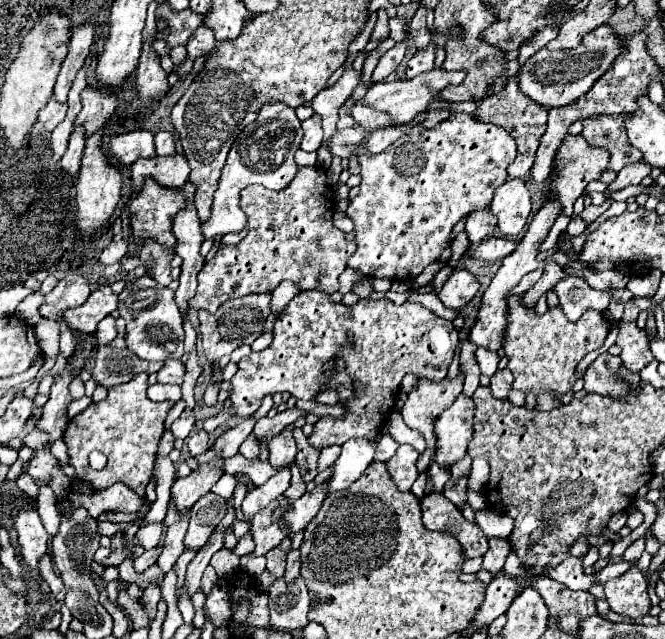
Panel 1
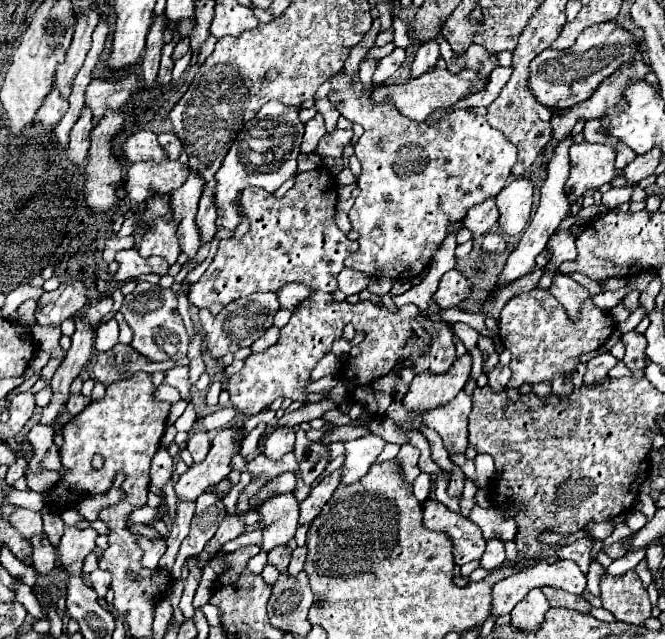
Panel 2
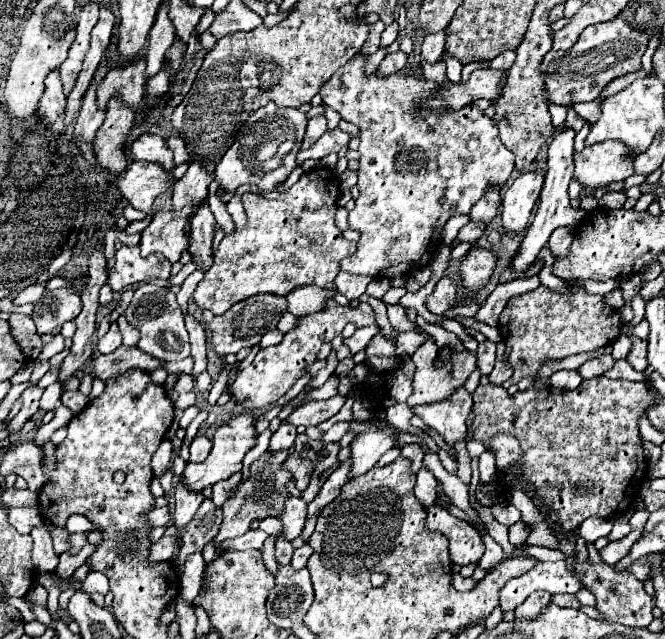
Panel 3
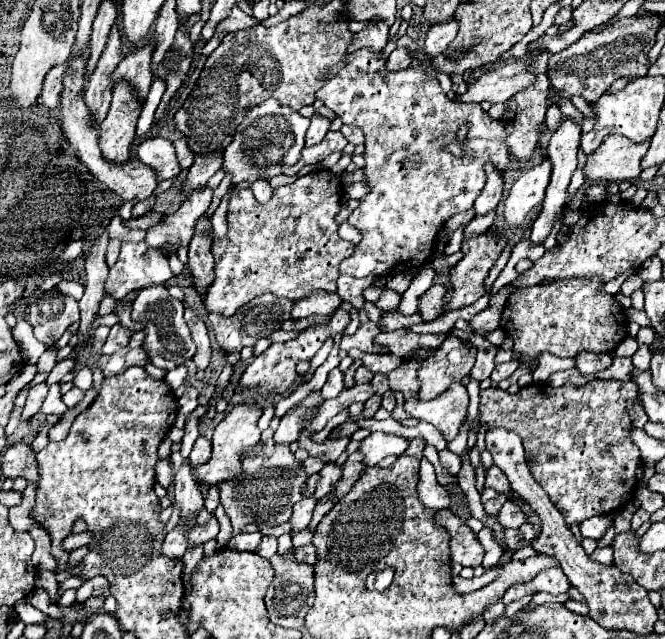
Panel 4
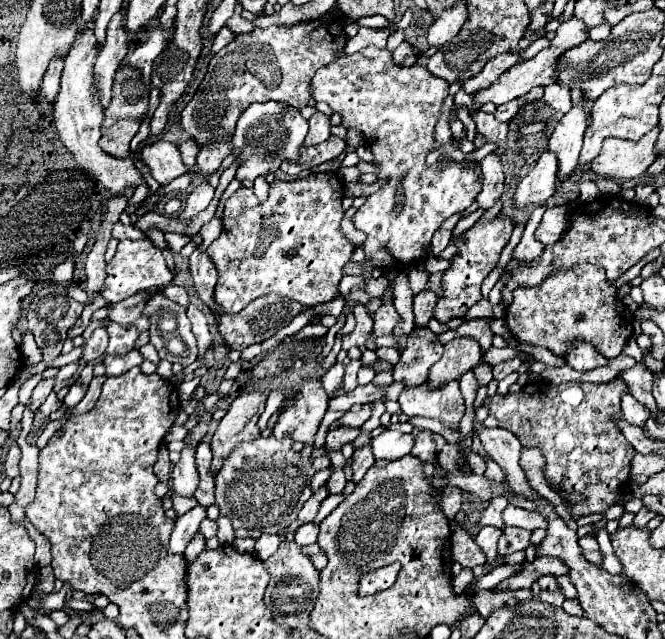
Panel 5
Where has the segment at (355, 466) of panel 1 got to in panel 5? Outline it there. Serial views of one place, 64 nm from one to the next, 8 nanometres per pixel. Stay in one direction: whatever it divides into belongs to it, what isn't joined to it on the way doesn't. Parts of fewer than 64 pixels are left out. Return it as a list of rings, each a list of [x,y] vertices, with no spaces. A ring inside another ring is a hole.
[[[392,428],[384,430],[382,434],[378,434],[370,440],[374,458],[386,458],[386,460],[398,460],[398,458],[410,454],[412,446],[414,446],[414,438],[410,434],[402,434]]]

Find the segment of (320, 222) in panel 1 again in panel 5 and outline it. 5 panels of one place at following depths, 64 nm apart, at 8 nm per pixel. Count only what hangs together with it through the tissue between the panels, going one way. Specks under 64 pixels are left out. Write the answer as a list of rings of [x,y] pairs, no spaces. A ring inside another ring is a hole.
[[[314,172],[294,182],[276,180],[270,186],[270,196],[266,202],[258,202],[250,188],[236,190],[224,206],[222,234],[208,248],[208,254],[218,270],[214,300],[222,308],[222,312],[236,314],[254,298],[272,292],[288,296],[290,300],[296,300],[302,306],[332,300],[338,294],[342,266],[352,258],[354,252],[354,244],[350,244],[340,232],[340,220],[344,214],[342,196],[344,186],[340,176],[334,172]]]

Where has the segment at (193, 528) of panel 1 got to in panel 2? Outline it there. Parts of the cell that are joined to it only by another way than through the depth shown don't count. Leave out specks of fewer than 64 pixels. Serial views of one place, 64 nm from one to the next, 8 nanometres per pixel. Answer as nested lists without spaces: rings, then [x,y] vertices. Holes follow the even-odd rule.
[[[204,492],[202,496],[198,496],[196,500],[196,512],[192,518],[192,526],[190,526],[190,534],[182,540],[180,552],[178,552],[178,560],[172,568],[172,576],[178,580],[180,572],[182,572],[182,564],[186,558],[198,556],[206,542],[214,536],[216,528],[220,526],[220,522],[226,518],[226,508],[222,498],[218,498],[212,492]]]

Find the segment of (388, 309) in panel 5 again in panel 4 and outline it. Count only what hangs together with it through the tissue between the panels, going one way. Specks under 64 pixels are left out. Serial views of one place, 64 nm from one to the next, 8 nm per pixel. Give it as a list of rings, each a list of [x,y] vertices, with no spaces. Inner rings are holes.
[[[386,310],[384,318],[382,318],[382,322],[378,326],[388,328],[388,330],[398,330],[398,328],[410,328],[414,322],[420,322],[420,316],[408,318],[408,316],[402,316],[396,310]]]

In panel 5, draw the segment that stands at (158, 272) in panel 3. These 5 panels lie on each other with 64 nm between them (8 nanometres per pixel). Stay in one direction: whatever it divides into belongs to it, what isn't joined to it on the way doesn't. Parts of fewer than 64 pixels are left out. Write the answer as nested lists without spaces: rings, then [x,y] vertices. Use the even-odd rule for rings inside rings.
[[[148,238],[136,240],[136,242],[122,240],[118,244],[116,256],[106,266],[106,272],[108,272],[108,276],[104,280],[100,293],[107,303],[112,304],[133,296],[140,291],[164,288],[174,278],[172,270],[166,266],[166,260],[164,260],[162,252]]]

